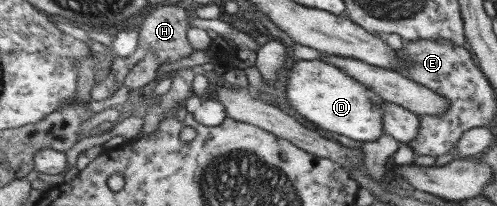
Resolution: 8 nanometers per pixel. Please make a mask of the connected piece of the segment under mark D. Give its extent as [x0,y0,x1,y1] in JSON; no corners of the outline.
[285,59,384,144]

